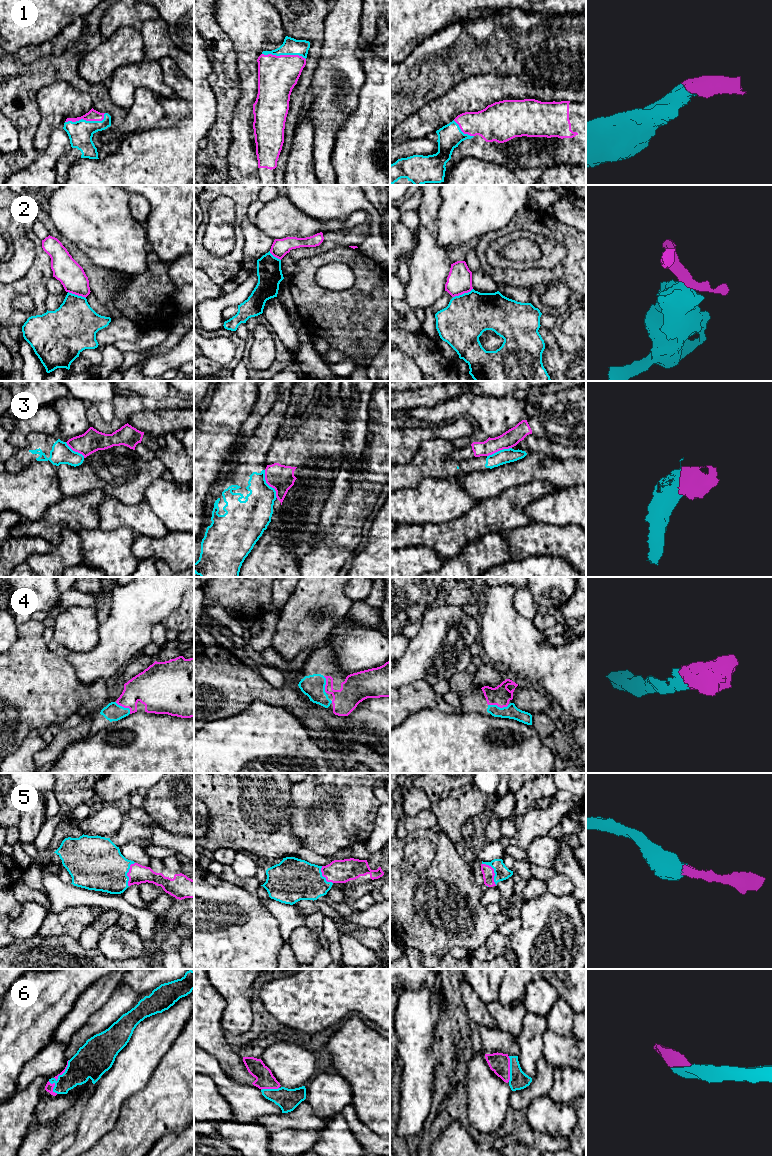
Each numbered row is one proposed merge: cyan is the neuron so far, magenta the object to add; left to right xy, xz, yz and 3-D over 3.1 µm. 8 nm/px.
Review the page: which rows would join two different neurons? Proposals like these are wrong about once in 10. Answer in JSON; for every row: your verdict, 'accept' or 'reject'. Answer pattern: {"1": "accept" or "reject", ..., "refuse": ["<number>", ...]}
{"1": "accept", "2": "reject", "3": "reject", "4": "accept", "5": "accept", "6": "accept", "refuse": ["2", "3"]}

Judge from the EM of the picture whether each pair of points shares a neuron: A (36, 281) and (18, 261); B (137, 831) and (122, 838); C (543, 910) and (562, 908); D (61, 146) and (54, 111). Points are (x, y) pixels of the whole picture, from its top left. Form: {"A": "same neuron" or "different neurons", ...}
{"A": "different neurons", "B": "same neuron", "C": "same neuron", "D": "different neurons"}

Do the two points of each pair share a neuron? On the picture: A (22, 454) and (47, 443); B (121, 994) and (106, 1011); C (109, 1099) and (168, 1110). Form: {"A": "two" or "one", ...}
{"A": "one", "B": "one", "C": "two"}

